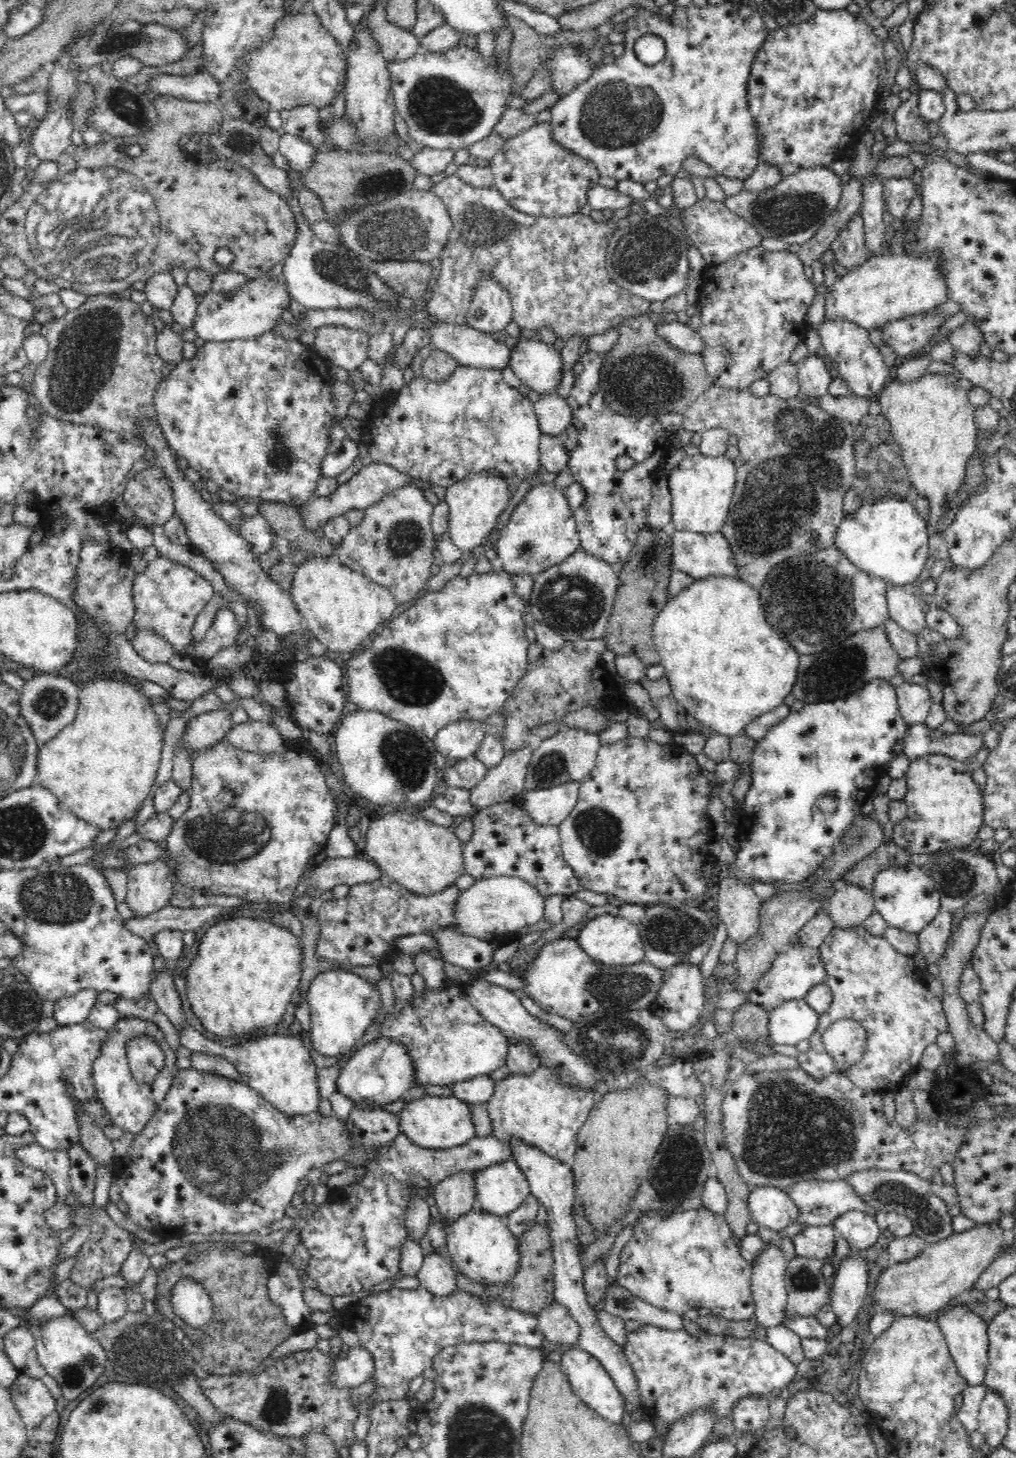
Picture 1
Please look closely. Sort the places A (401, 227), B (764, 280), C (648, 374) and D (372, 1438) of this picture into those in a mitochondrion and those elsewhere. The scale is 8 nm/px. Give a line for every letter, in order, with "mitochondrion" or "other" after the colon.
A: mitochondrion
B: other
C: mitochondrion
D: other

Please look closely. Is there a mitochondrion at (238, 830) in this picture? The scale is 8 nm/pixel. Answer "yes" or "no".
yes

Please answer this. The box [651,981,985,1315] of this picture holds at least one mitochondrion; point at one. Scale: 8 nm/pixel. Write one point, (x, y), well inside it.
(793, 1130)

